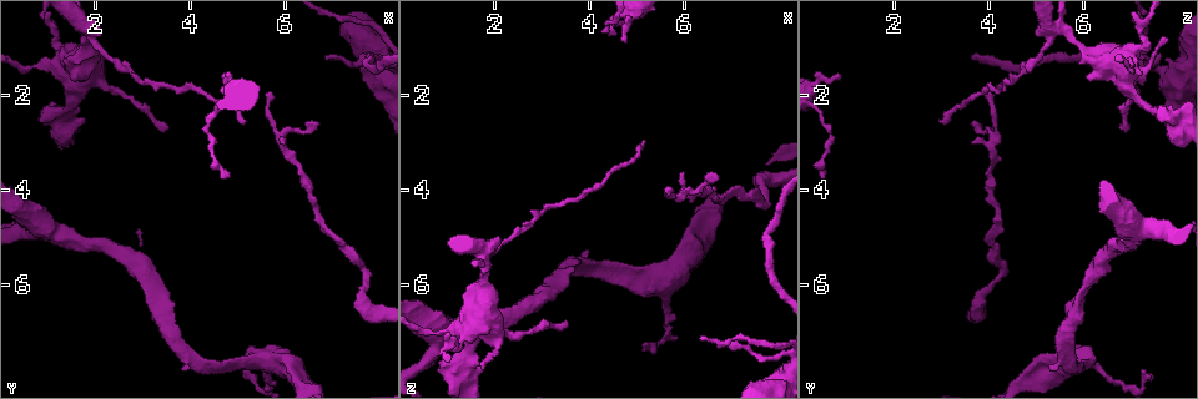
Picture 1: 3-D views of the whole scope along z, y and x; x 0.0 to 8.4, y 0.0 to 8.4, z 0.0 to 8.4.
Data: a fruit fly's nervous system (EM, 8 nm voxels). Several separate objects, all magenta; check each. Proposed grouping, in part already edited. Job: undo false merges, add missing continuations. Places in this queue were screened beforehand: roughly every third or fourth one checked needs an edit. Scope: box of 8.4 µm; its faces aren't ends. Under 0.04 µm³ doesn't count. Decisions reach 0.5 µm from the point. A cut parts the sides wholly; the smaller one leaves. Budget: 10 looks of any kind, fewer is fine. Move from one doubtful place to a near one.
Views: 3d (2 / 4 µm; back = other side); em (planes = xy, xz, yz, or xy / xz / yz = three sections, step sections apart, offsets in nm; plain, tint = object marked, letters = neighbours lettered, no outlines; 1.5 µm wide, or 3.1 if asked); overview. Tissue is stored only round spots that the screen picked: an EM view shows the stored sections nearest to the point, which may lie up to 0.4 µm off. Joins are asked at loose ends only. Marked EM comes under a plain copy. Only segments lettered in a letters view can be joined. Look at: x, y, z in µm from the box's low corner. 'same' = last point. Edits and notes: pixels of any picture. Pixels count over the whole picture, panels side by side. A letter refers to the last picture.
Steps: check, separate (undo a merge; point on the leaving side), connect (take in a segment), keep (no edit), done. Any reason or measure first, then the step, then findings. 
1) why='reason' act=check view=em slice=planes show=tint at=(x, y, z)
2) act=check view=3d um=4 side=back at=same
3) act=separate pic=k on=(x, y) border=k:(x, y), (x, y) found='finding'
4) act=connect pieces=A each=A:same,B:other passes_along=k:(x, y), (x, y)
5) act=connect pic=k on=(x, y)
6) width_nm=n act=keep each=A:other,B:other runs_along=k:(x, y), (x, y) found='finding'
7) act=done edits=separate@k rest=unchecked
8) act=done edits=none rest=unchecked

why='tapers out' act=check view=em slice=planes show=tint at=(6.75, 2.60, 3.75)

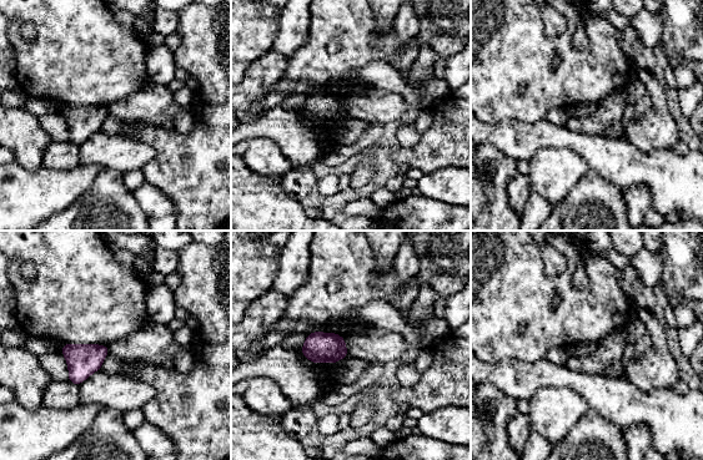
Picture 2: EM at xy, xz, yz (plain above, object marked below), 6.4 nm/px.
why='what lies round it' act=check view=em slice=planes show=letters at=same

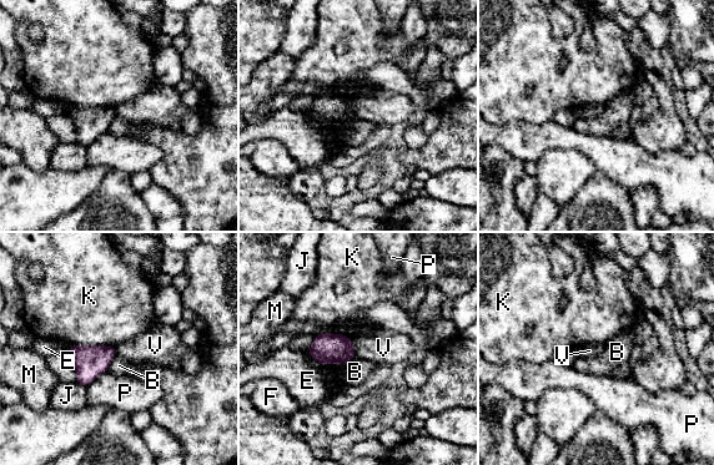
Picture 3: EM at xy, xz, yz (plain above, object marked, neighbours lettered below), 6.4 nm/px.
act=keep each=B:other,E:other,F:other,J:other,K:other,M:other,P:other,V:other border=3:(350, 339), (356, 355) found='no lettered segment goes on from it'

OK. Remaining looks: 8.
why='free end' act=check view=3d um=2 at=(3.60, 2.70, 6.90)

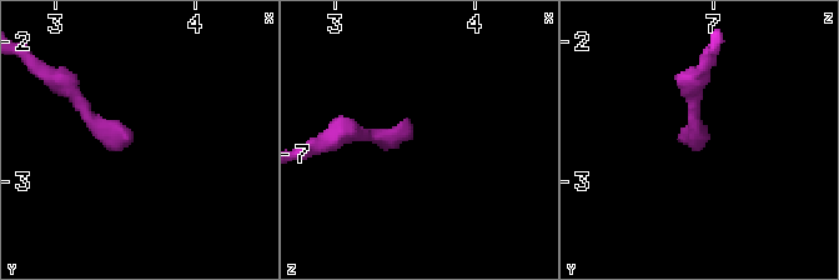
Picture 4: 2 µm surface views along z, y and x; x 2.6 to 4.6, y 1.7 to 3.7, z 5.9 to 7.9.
why='shape alone is not enough' act=check view=em slice=planes show=letters at=(3.52, 2.70, 6.88)

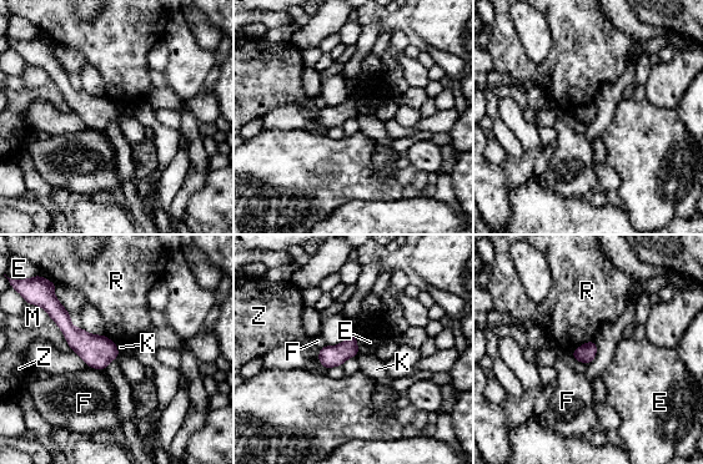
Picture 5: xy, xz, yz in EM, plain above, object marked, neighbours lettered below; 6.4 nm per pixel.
act=keep each=E:other,F:other,K:other,M:other,R:other,Z:other border=5:(115, 344), (119, 353) found='none of them fits'

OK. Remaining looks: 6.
why='thick turns thin' act=check view=em slice=planes show=letters at=(1.85, 0.70, 5.50)

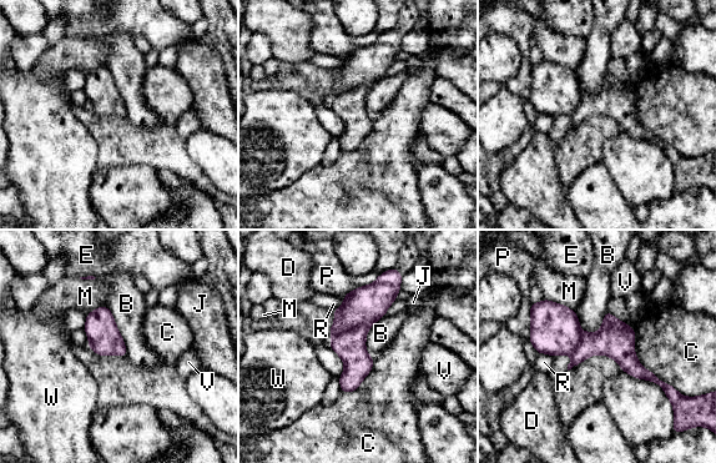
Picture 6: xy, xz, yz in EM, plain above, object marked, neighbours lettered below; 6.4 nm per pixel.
longest_contact=C:480nm act=separate pic=6 on=(364, 306) each=B:other,C:other,D:other,E:other,J:other,M:other,P:other,R:other,V:other,W:other border=6:(371, 323), (348, 330), (333, 337) found='a second neuron is stuck on'

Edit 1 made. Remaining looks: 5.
why='an open end' act=check view=em slice=xz step=8 show=tint at=(4.75, 1.65, 0.90)

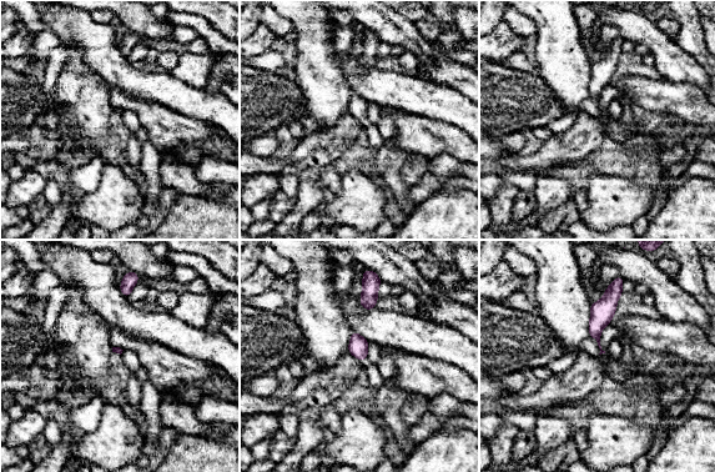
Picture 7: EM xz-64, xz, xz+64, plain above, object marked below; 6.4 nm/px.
why='cut it another way' act=check view=em slice=yz step=4 show=letters at=same

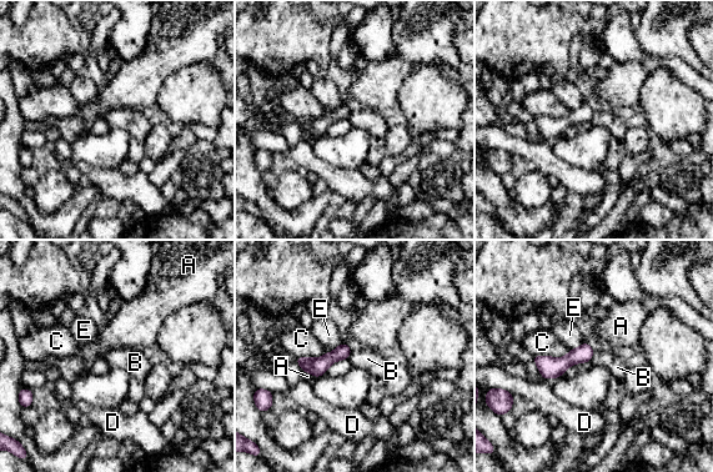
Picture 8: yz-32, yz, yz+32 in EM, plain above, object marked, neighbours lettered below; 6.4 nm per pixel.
act=keep each=A:other,B:other,C:other,D:other,E:other border=8:(594, 351), (590, 361) found='no lettered segment goes on from it'

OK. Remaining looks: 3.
act=done edits=separate@6 rest=unchecked

